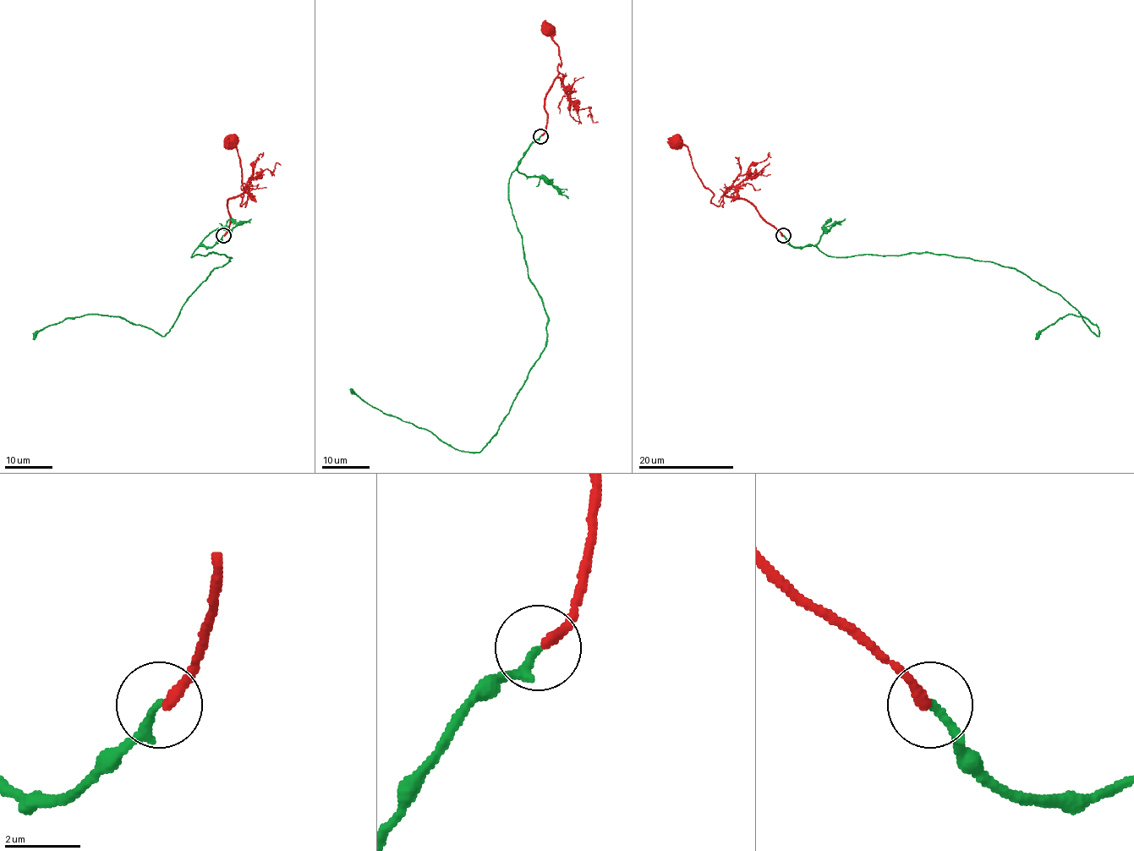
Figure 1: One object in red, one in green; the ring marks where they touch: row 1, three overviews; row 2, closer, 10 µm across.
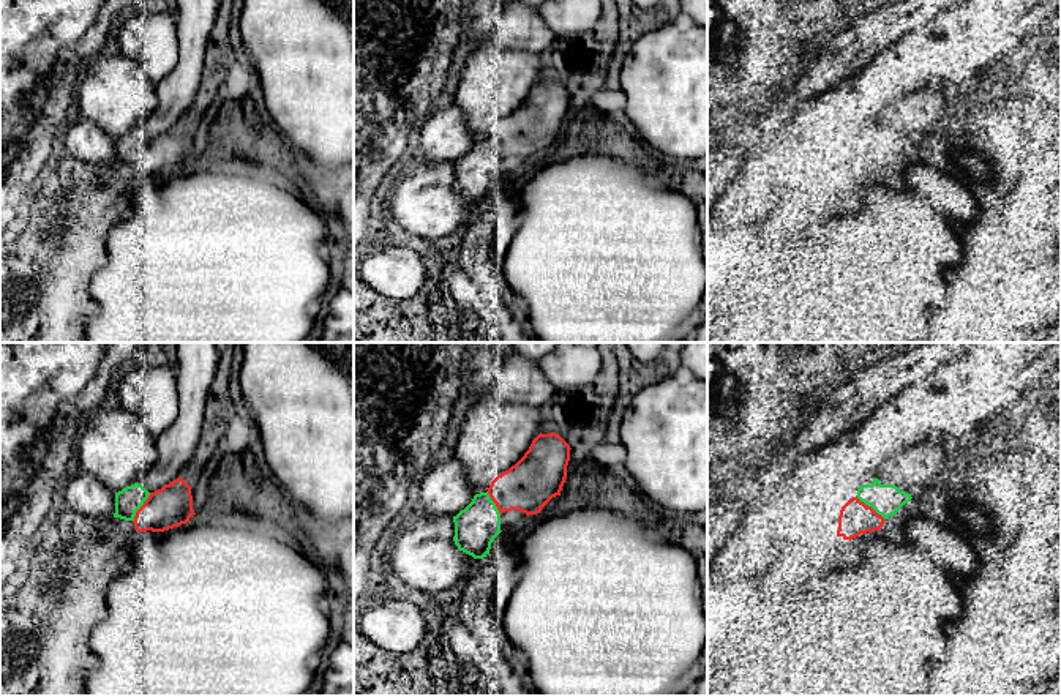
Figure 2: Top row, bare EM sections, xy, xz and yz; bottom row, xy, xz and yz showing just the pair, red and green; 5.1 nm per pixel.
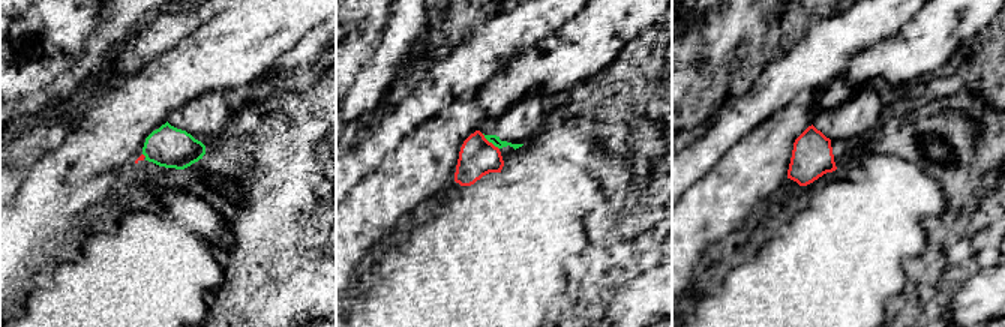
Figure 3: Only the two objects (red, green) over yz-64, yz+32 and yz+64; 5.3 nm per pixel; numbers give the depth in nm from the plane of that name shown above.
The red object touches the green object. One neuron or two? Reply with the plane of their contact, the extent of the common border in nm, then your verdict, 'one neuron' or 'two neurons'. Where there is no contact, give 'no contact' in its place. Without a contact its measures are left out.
contact in yz; length 200 nm; one neuron

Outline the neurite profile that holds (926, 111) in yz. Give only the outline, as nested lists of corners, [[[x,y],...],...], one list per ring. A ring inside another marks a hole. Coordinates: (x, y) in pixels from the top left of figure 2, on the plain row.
[[[919,88],[883,117],[865,125],[862,131],[872,131],[878,125],[881,131],[895,131],[908,140],[933,139],[943,131],[950,110],[952,103],[947,95],[933,88]]]

